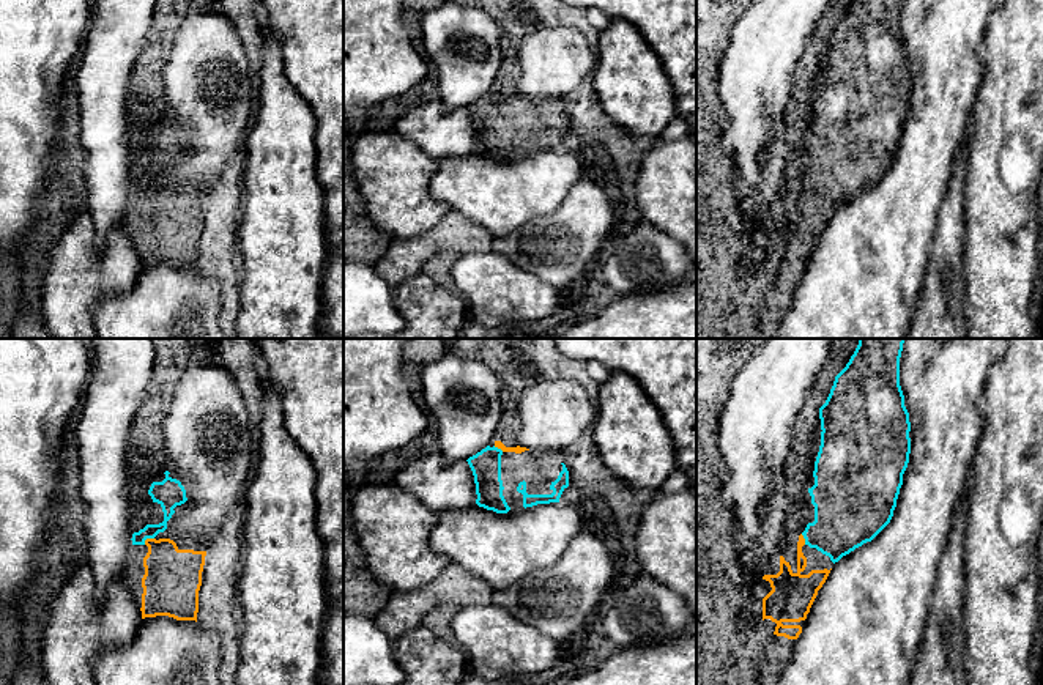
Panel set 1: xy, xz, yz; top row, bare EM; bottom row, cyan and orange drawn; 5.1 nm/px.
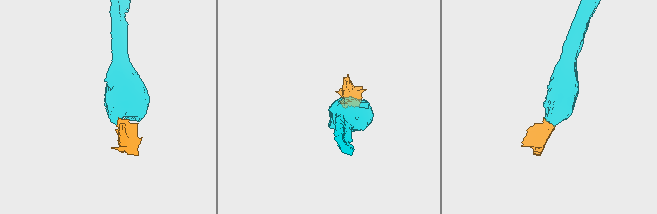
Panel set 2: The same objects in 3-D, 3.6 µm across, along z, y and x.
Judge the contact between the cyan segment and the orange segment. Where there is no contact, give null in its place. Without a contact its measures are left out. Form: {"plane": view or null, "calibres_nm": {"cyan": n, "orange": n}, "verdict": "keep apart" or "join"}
{"plane": "xy", "calibres_nm": {"cyan": 140, "orange": 300}, "verdict": "join"}

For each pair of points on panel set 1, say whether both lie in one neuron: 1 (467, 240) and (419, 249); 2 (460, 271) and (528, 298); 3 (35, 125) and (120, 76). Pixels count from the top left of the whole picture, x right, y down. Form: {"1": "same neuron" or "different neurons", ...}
{"1": "same neuron", "2": "same neuron", "3": "different neurons"}

